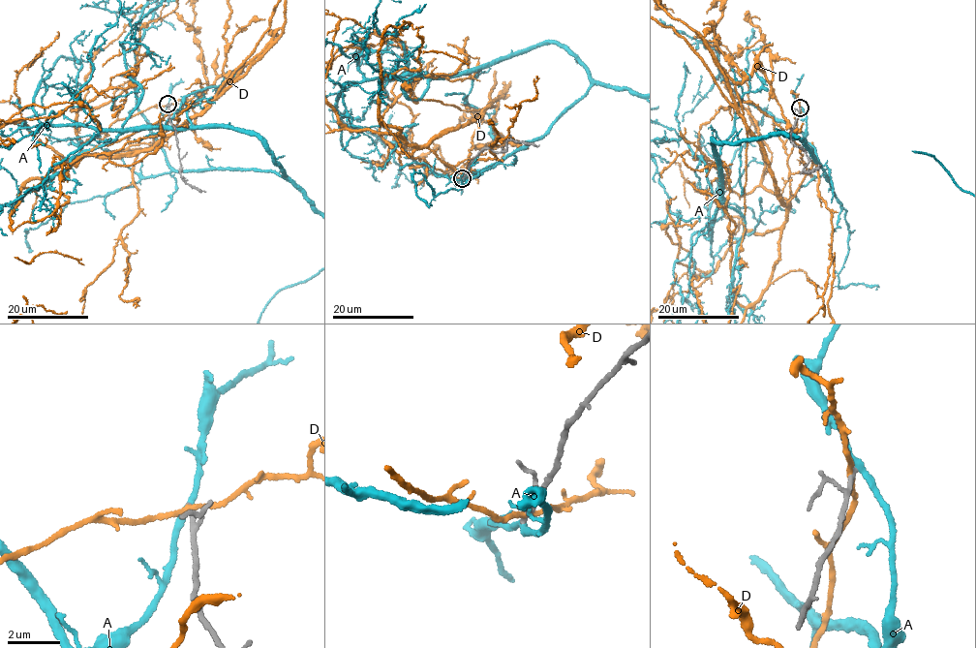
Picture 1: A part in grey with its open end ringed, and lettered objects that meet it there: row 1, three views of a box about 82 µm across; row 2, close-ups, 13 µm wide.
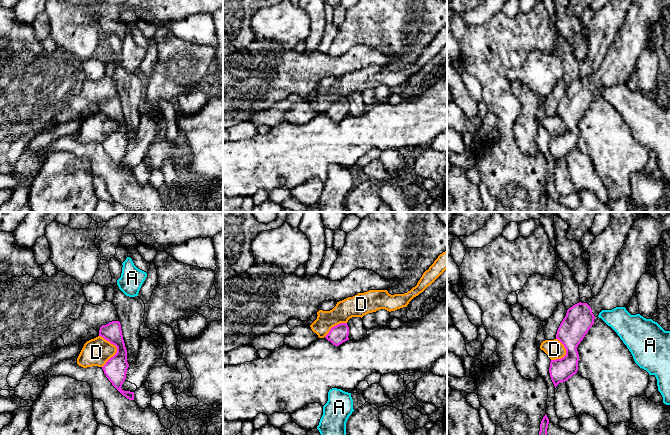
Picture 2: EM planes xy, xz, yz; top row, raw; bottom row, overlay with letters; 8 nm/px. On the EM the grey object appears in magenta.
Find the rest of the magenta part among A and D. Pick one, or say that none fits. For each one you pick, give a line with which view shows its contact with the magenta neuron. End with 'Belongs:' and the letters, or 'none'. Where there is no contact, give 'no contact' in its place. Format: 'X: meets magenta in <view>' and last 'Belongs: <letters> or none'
Belongs: none

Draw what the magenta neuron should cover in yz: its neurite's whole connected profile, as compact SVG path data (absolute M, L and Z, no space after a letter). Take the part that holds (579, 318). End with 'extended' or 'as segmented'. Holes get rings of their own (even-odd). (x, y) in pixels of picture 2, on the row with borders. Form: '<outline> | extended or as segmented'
M671 212L661 219L647 214L638 219L629 230L599 294L586 303L579 302L567 310L556 334L556 339L566 349L566 355L561 359L551 360L549 367L555 388L577 373L577 347L599 313L602 310L626 307L636 294L638 282L646 272L647 254L658 246L662 233L668 230L671 230Z | extended

